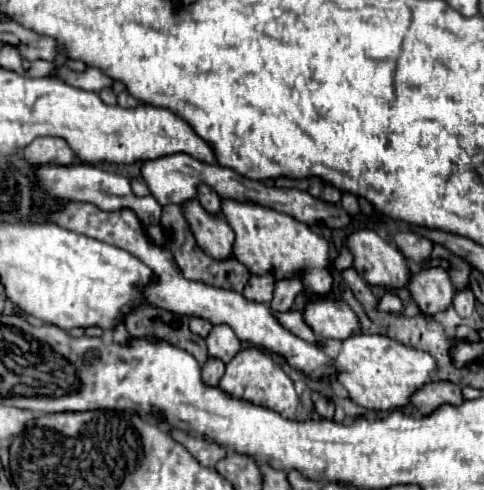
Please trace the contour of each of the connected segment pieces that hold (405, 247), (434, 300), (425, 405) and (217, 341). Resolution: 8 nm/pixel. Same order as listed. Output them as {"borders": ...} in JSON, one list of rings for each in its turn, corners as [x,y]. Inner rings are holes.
{"borders":[[[[401,232],[395,236],[395,242],[397,242],[397,248],[405,252],[405,258],[415,264],[427,262],[433,252],[433,242],[415,232],[407,232],[407,234]]],[[[427,268],[419,274],[413,274],[409,282],[409,292],[421,312],[427,316],[445,312],[451,306],[455,294],[449,274],[443,268]]],[[[431,382],[427,386],[423,386],[419,392],[413,394],[411,404],[423,414],[429,416],[431,412],[435,412],[439,406],[443,404],[463,404],[463,394],[461,394],[461,386],[451,384],[451,382]]],[[[221,324],[221,326],[213,326],[213,330],[209,332],[207,348],[209,348],[209,356],[219,358],[219,360],[223,360],[227,364],[239,354],[241,342],[239,342],[239,338],[235,336],[235,332],[229,326]]]]}

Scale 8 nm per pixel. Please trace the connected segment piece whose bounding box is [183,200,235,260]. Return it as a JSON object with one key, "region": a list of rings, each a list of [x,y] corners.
{"region":[[[197,200],[185,202],[183,212],[199,248],[203,248],[207,256],[215,256],[215,260],[223,260],[223,256],[233,256],[235,232],[225,218],[207,214]]]}

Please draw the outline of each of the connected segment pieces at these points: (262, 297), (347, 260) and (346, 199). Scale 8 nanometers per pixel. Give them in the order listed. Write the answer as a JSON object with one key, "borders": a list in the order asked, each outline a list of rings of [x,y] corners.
{"borders":[[[[273,274],[265,276],[251,276],[247,282],[247,288],[243,290],[243,296],[251,302],[263,302],[269,304],[273,298],[273,288],[275,288],[275,278]]],[[[343,248],[343,250],[339,252],[339,256],[337,256],[337,260],[333,262],[333,266],[335,266],[337,270],[347,270],[347,268],[353,266],[353,256],[351,256],[349,248]]],[[[343,194],[343,198],[341,198],[341,206],[343,206],[343,210],[349,214],[349,216],[357,216],[359,214],[359,202],[357,202],[357,198],[353,196],[353,194]]]]}

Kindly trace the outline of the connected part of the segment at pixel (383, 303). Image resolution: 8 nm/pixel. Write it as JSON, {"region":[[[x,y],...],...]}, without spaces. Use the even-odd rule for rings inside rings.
{"region":[[[387,292],[387,294],[379,300],[379,308],[381,308],[381,310],[387,310],[387,312],[399,312],[399,310],[403,308],[403,302],[399,300],[397,294]]]}

